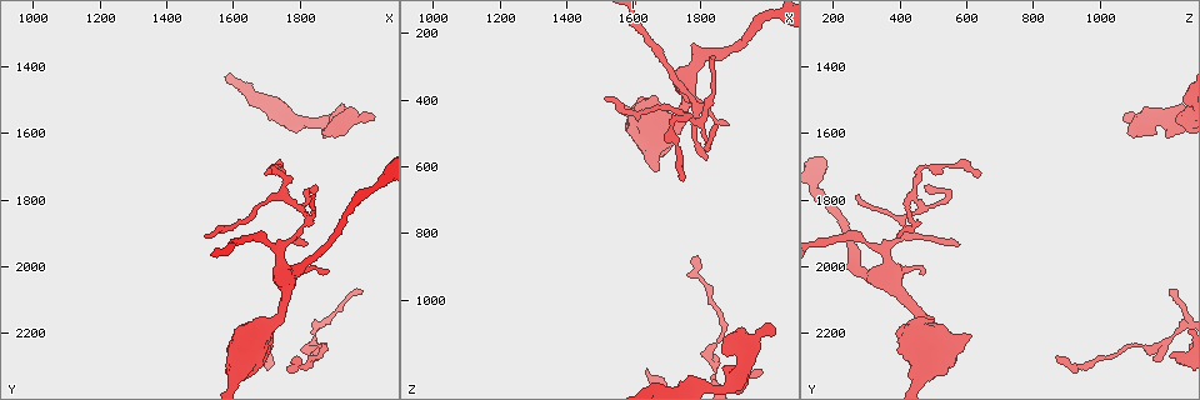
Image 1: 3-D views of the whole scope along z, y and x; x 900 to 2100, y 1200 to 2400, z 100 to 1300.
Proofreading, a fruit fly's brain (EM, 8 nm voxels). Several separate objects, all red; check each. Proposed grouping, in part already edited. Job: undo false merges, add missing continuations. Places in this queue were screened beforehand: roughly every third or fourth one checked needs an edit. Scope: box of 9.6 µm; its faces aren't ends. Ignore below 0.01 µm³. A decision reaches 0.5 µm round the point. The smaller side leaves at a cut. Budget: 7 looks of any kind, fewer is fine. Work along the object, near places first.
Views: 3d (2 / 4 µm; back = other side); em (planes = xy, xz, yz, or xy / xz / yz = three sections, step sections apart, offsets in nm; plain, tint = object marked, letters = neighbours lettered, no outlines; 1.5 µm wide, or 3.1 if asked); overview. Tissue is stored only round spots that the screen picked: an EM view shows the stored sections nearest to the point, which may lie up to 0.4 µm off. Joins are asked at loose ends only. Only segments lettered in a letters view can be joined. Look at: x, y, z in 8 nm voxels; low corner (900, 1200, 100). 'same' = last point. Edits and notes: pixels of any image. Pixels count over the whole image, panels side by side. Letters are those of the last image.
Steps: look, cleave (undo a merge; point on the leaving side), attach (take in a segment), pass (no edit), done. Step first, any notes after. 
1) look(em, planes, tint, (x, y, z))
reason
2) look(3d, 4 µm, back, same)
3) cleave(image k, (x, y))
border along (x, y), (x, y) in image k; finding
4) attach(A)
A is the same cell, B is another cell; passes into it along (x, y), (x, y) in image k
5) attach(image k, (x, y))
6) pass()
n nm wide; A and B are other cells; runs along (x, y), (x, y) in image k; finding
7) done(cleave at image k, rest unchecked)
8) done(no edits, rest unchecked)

look(3d, 4 µm, (1810, 1800, 530))

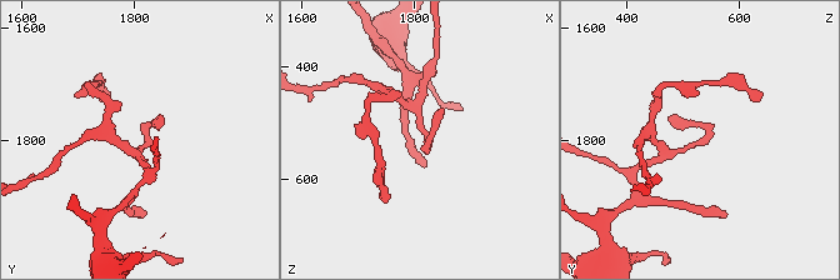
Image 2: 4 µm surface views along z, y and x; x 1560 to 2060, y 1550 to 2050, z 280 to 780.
look(em, planes, letters, (1820, 1800, 535))
now the EM

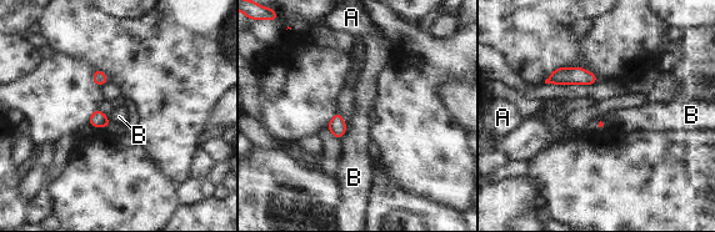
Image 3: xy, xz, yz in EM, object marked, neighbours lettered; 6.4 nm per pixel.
pass()
30 nm wide; B touches over 90 nm; A and B are other cells; one cell here

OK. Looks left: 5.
look(3d, 4 µm, (2030, 1560, 1090))
thick end

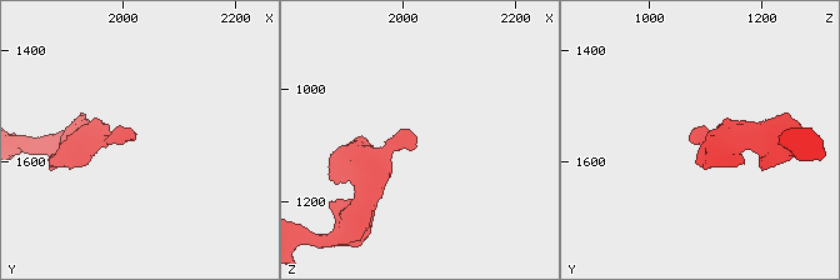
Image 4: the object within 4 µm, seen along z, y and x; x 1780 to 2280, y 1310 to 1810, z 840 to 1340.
look(em, xy, step 8, letters, (2025, 1555, 1085))
need the tissue

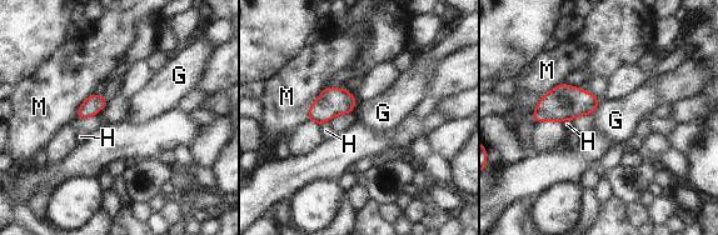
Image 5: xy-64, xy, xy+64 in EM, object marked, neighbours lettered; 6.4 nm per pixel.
pass()
G, H and M are other cells; border along (601, 99), (592, 114) in image 5; no lettered segment goes on from it

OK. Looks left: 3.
look(em, planes, letters, (1990, 2080, 1220))
an open end

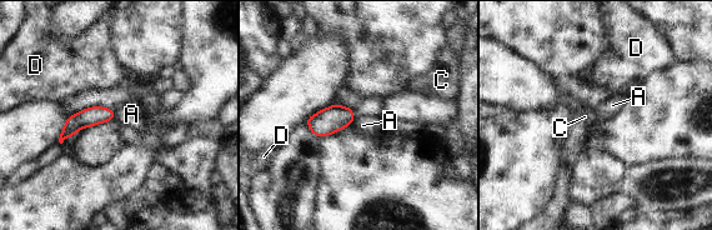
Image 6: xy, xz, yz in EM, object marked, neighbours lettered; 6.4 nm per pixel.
attach(C)
C is the same cell, A and D are other cells; passes into it along (327, 121), (352, 113), (372, 106) in image 6; the cell continues

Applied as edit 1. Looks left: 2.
done(attach at image 6, rest unchecked)

